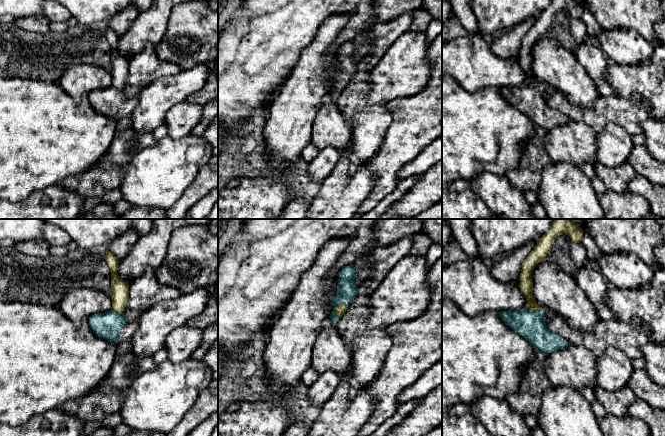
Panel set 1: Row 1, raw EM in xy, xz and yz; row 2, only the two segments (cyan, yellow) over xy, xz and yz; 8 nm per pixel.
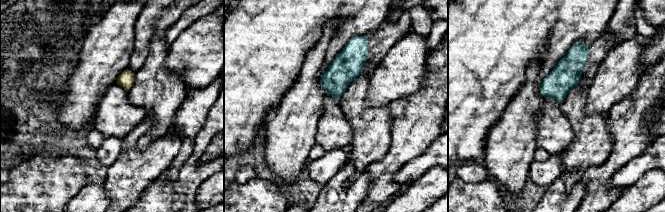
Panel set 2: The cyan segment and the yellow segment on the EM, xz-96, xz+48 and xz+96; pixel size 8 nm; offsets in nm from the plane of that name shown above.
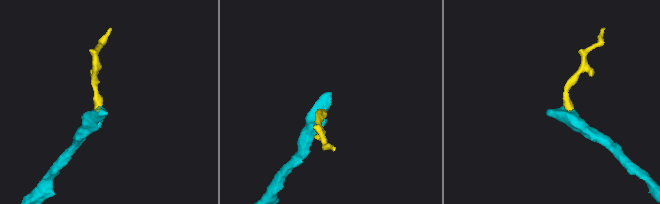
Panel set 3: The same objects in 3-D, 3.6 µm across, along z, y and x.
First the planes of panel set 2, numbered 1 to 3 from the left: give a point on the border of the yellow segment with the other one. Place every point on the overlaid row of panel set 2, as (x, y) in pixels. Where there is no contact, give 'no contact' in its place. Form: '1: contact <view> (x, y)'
1: no contact
2: no contact
3: no contact

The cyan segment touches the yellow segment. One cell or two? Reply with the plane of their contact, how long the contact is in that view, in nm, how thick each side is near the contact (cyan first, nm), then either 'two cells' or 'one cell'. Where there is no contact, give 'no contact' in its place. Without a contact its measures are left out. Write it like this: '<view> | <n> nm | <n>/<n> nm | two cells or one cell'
xz | 130 nm | 160/80 nm | one cell

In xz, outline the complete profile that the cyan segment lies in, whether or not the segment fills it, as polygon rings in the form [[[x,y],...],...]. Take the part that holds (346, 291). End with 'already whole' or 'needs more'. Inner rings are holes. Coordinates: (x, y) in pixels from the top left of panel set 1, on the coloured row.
[[[351,265],[345,266],[339,273],[337,280],[337,291],[331,304],[332,310],[329,318],[336,323],[348,309],[348,305],[352,302],[360,290],[354,284],[355,267]]] | needs more

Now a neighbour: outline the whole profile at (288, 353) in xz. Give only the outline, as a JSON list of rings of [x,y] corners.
[[[347,238],[333,239],[327,242],[318,252],[313,265],[300,277],[299,284],[293,292],[289,302],[284,306],[279,316],[270,327],[268,341],[264,351],[265,370],[268,376],[265,378],[267,389],[272,398],[283,398],[293,401],[294,388],[302,381],[302,375],[311,365],[312,350],[319,332],[322,330],[322,323],[329,318],[334,309],[331,304],[337,291],[337,280],[343,268],[337,268],[338,258],[347,248]]]

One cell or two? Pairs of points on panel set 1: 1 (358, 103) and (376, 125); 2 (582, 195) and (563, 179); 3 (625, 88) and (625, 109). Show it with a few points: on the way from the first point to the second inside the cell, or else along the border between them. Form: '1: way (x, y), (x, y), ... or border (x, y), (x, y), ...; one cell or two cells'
1: way (359, 108), (371, 120); one cell
2: way (577, 193), (568, 184); one cell
3: border (616, 93), (628, 99); two cells

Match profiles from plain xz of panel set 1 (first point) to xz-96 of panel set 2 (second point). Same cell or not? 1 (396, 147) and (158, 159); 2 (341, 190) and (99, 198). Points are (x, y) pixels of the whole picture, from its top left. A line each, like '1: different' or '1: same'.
1: different
2: different

